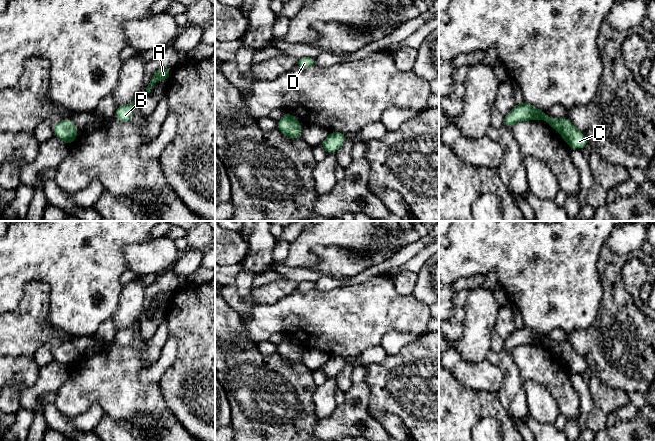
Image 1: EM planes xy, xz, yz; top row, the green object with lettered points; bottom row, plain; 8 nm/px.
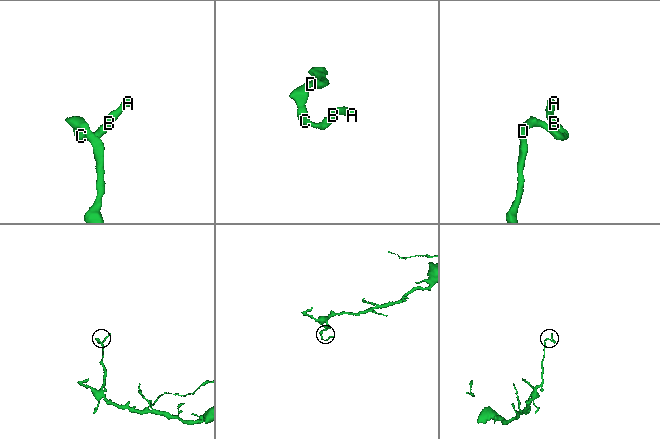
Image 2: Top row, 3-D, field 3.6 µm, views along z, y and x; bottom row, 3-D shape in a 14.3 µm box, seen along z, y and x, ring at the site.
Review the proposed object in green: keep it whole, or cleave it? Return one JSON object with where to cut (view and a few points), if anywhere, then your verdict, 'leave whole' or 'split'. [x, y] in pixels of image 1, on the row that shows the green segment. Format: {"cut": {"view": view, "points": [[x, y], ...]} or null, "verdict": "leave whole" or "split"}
{"cut": null, "verdict": "leave whole"}

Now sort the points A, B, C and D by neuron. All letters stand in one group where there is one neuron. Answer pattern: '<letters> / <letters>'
A B C D

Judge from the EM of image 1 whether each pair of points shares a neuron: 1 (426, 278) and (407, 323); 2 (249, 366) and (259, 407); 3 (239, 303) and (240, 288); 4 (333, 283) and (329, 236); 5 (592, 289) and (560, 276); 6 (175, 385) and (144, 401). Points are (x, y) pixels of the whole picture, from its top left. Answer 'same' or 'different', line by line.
1: different
2: same
3: same
4: different
5: same
6: different

